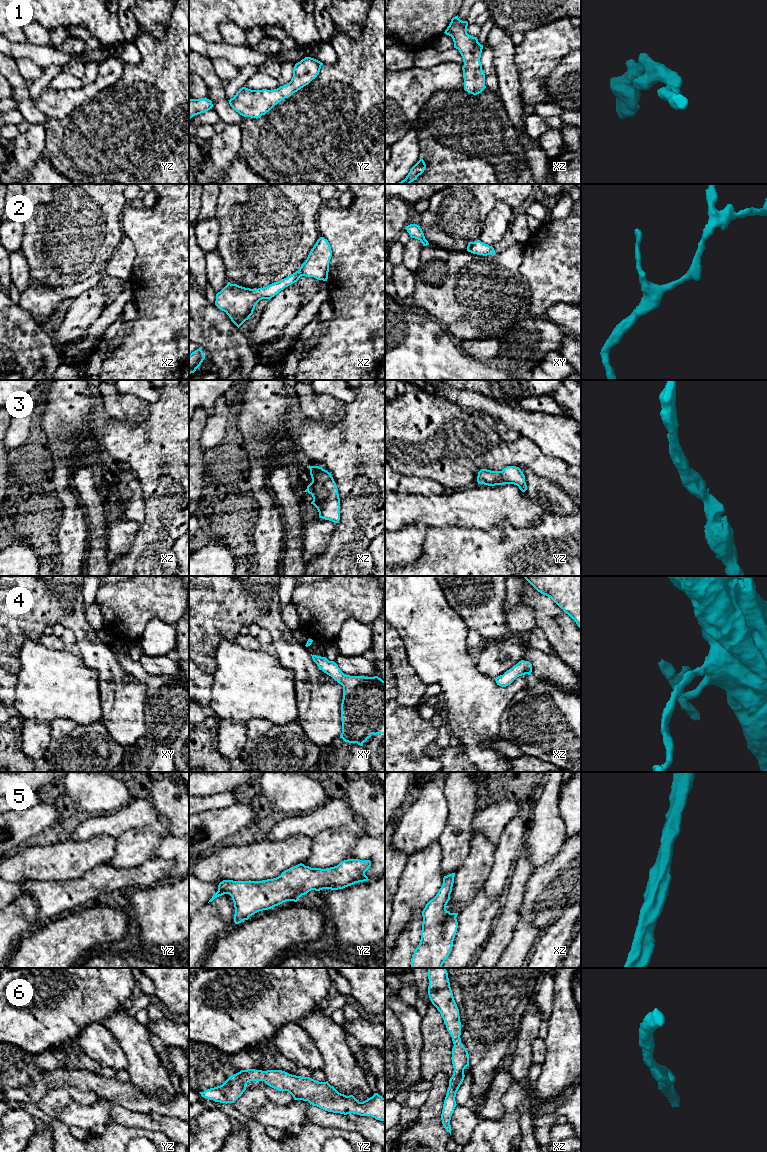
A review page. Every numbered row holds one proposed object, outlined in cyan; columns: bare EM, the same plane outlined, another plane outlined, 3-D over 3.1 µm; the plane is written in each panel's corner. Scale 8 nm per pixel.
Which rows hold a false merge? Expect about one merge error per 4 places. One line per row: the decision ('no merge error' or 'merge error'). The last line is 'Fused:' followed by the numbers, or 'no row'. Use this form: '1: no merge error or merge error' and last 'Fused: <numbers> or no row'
1: no merge error
2: no merge error
3: no merge error
4: no merge error
5: no merge error
6: no merge error
Fused: no row

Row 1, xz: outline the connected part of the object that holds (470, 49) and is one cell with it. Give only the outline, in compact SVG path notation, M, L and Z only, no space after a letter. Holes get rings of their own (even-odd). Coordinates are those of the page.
M458 15L451 19L445 34L452 37L454 48L458 49L464 62L464 90L473 95L481 93L485 88L485 74L480 62L483 45L477 37L467 33L467 21L462 21Z

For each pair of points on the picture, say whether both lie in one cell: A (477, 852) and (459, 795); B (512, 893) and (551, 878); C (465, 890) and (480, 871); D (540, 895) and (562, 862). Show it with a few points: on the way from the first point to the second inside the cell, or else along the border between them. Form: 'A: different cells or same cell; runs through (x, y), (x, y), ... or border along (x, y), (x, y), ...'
A: different cells; border along (472, 834), (470, 849), (466, 858)
B: different cells; border along (534, 870), (527, 882), (525, 897), (518, 910)
C: same cell; runs through (466, 885), (475, 876)
D: same cell; runs through (548, 887), (561, 870)

